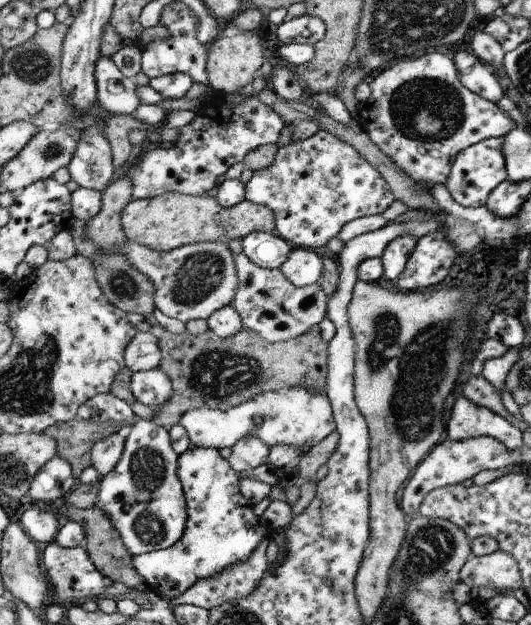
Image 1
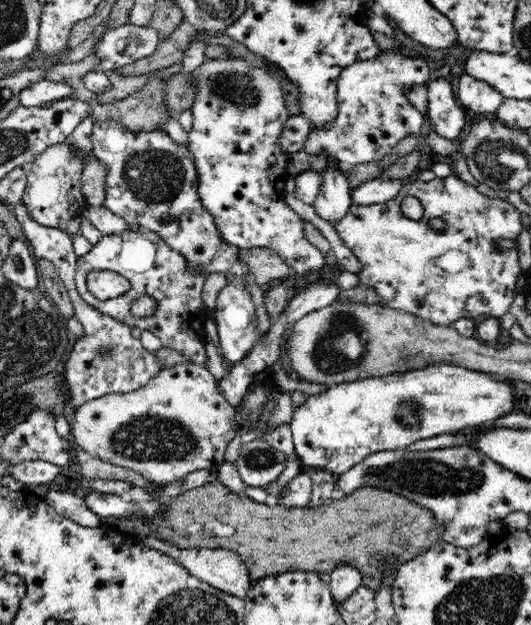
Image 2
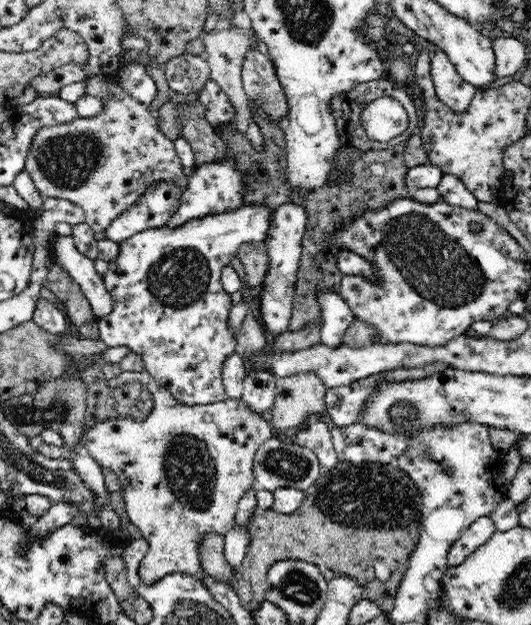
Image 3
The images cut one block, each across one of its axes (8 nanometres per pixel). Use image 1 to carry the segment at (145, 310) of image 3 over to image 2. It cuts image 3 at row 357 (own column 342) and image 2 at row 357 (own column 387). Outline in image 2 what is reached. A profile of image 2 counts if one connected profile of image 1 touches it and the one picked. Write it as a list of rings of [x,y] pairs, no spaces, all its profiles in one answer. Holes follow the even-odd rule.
[[[124,229],[113,235],[103,235],[91,250],[79,256],[75,283],[82,299],[96,308],[100,313],[113,317],[126,325],[148,331],[160,339],[162,347],[170,348],[193,364],[206,367],[208,354],[204,346],[207,335],[204,324],[211,318],[204,309],[202,288],[209,273],[192,273],[188,261],[175,251],[158,233],[148,230],[137,232]],[[99,270],[114,271],[127,278],[131,287],[128,292],[110,300],[98,300],[87,287],[89,272]],[[142,296],[150,296],[156,302],[155,314],[150,317],[134,317],[132,304]]]

